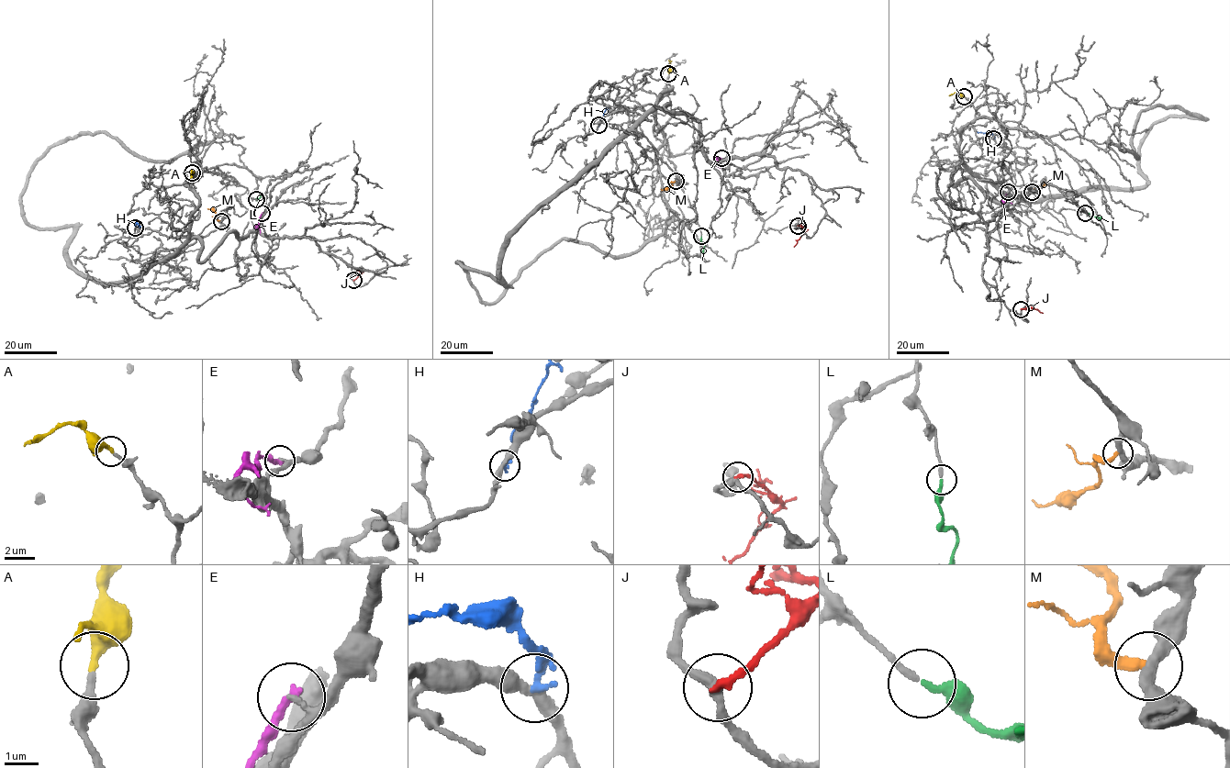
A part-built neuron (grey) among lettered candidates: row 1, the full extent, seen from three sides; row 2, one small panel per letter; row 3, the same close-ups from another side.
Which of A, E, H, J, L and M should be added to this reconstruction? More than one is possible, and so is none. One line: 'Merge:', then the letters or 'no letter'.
Merge: L

